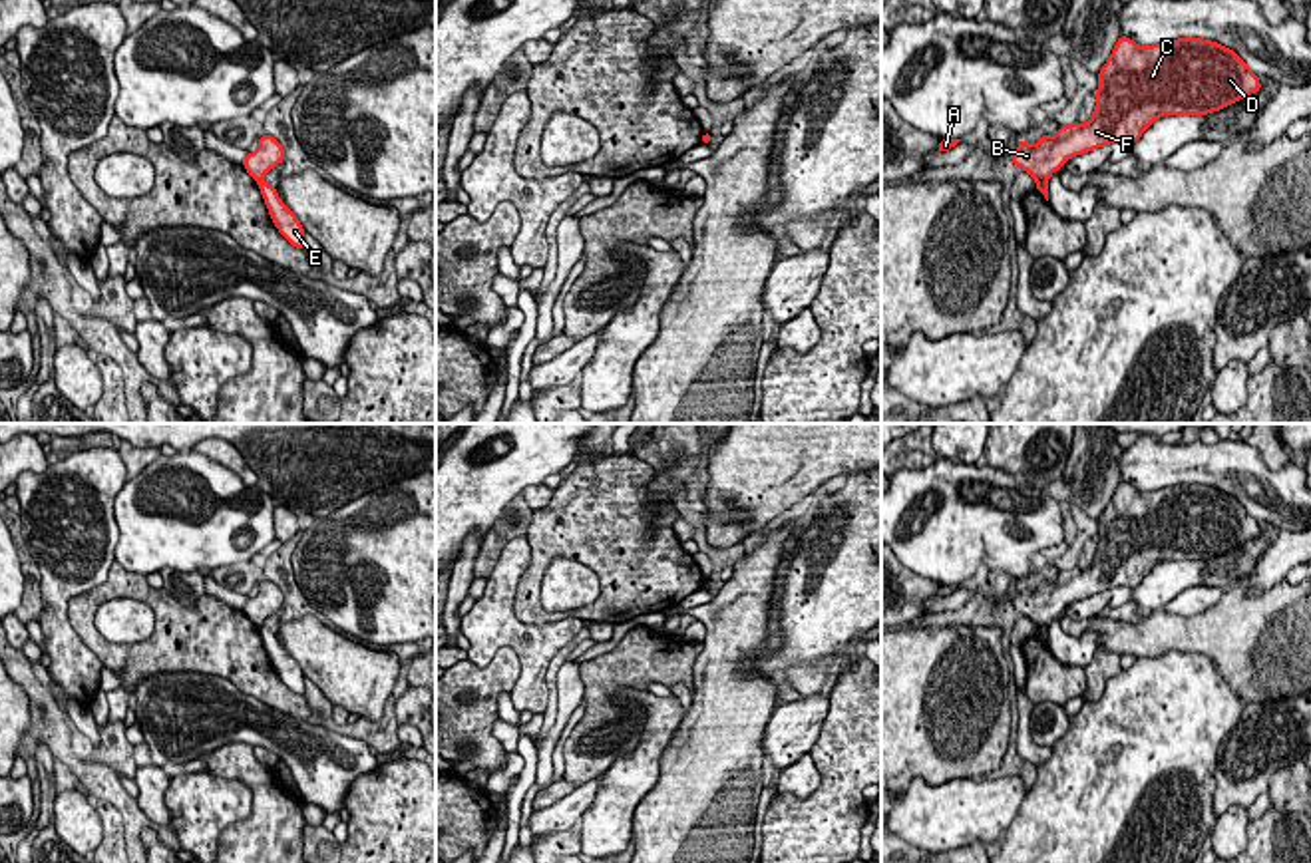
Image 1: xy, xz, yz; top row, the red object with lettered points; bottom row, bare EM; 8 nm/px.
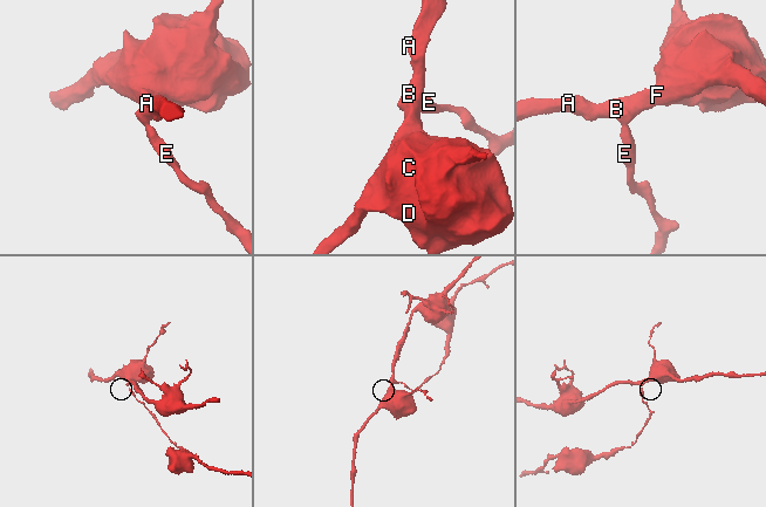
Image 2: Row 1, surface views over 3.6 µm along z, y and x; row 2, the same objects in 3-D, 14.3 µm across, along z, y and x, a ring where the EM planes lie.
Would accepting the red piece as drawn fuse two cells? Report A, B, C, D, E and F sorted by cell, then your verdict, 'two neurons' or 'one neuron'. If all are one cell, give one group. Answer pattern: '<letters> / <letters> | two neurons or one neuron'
A B C D F / E | two neurons

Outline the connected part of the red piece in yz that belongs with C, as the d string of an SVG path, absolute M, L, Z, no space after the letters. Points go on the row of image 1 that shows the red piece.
M1120 36L1098 74L1098 99L1092 117L1086 123L1064 125L1052 137L1040 135L1036 145L1019 139L1019 149L1009 157L1036 183L1046 181L1070 157L1116 141L1136 143L1162 115L1208 115L1259 89L1257 74L1233 50L1217 42L1180 38L1138 46L1134 40Z

